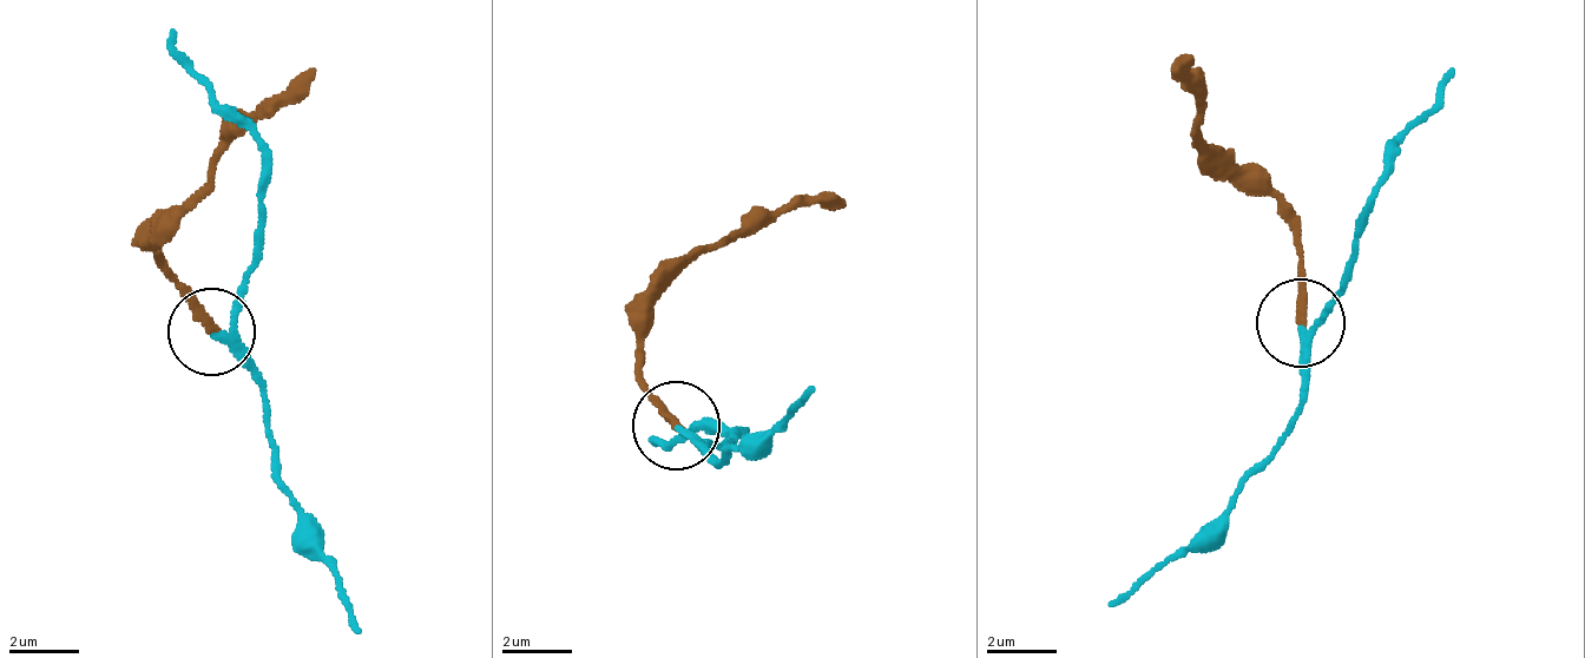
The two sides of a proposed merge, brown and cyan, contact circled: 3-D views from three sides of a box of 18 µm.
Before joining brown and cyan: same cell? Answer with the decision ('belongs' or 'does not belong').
does not belong

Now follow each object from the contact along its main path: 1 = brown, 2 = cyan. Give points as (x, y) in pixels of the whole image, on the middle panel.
1: (673, 428), (644, 369), (642, 321), (704, 248), (847, 204)
2: (673, 428), (718, 468), (811, 388)

